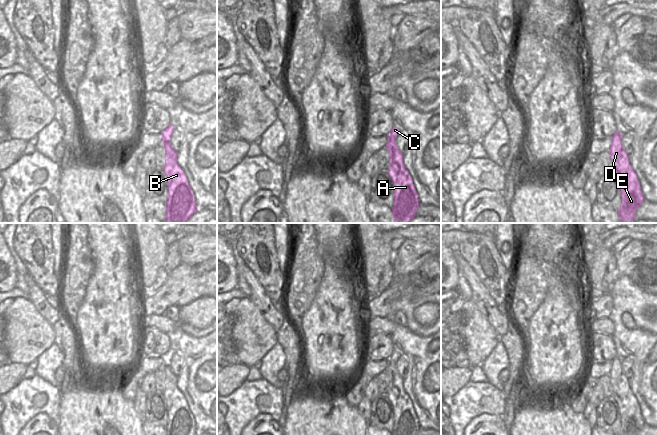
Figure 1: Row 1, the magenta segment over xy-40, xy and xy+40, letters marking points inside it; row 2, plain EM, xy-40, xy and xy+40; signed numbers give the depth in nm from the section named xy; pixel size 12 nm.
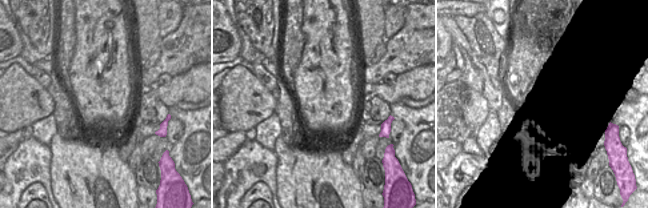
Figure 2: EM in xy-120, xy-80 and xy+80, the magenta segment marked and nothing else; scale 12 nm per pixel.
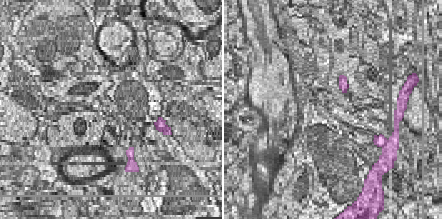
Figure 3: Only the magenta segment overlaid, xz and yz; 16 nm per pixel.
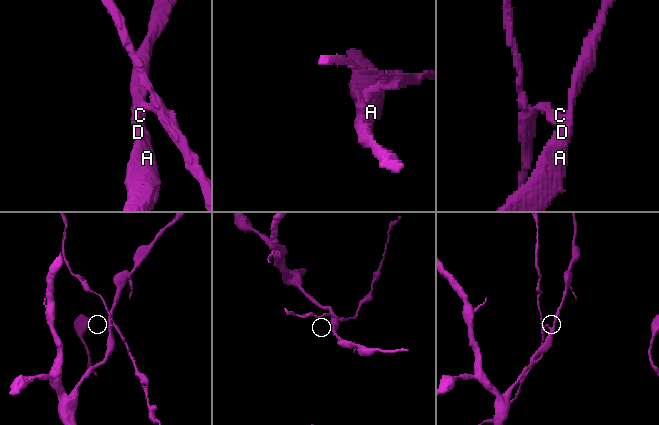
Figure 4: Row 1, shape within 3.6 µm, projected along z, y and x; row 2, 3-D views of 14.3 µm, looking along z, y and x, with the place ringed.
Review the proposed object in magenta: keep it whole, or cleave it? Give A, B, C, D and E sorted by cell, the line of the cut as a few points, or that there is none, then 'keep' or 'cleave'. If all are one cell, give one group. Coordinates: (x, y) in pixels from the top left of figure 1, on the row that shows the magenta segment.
A B D E / C | xy (394, 138), (390, 138), (388, 141) | cleave

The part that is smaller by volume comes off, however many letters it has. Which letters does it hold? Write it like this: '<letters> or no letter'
C

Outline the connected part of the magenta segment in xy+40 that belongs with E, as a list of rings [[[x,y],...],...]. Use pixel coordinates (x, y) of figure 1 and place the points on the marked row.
[[[615,133],[609,147],[610,158],[613,163],[612,173],[618,180],[621,193],[621,205],[617,211],[620,223],[634,223],[636,211],[645,198],[641,191],[637,174],[630,165],[629,155],[621,144],[622,135]]]

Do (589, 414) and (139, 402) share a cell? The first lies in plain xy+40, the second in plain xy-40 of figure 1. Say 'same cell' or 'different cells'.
same cell

